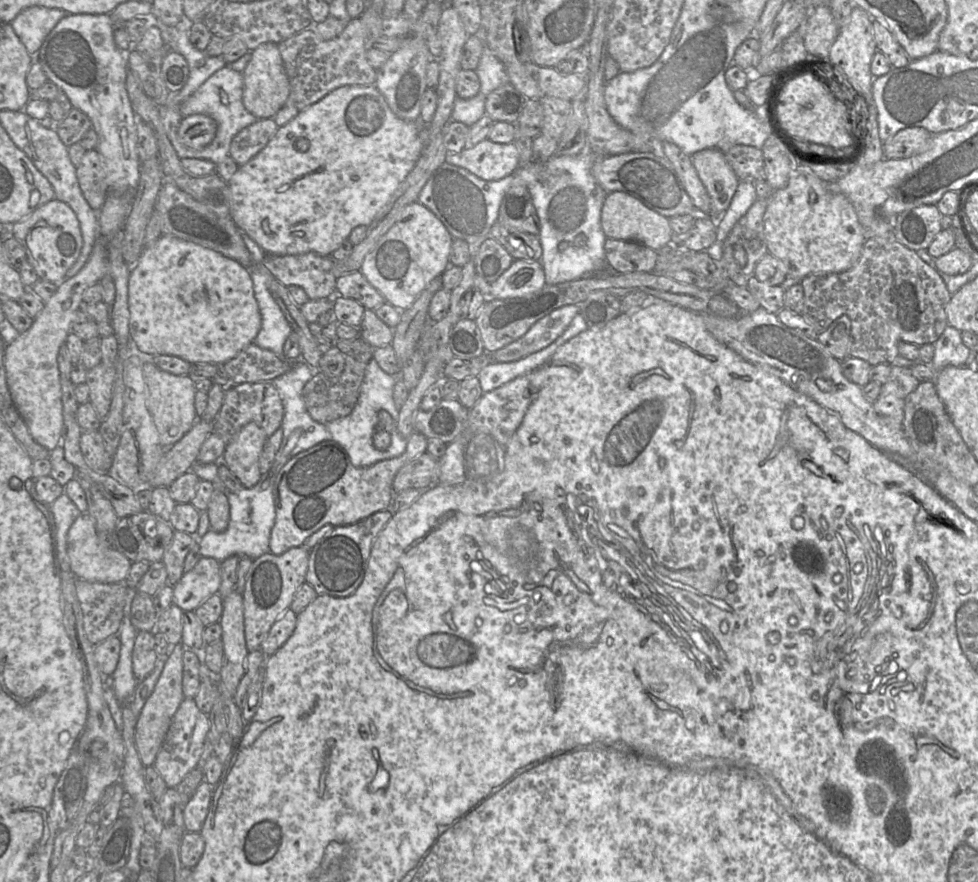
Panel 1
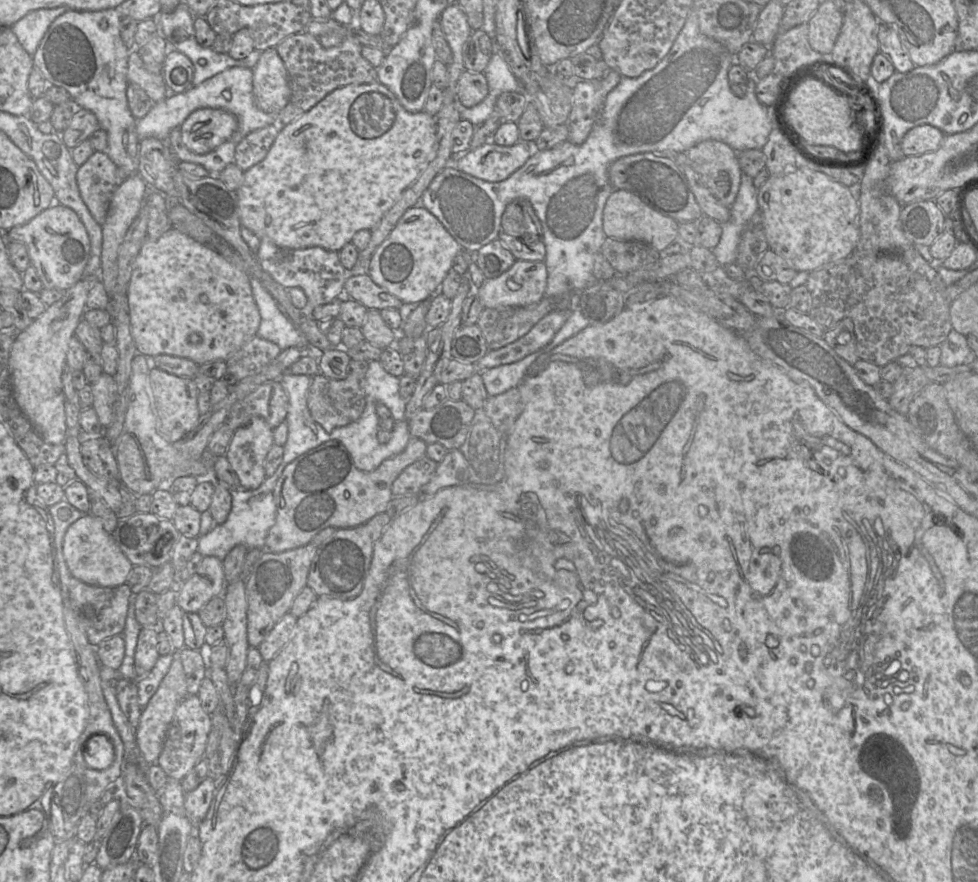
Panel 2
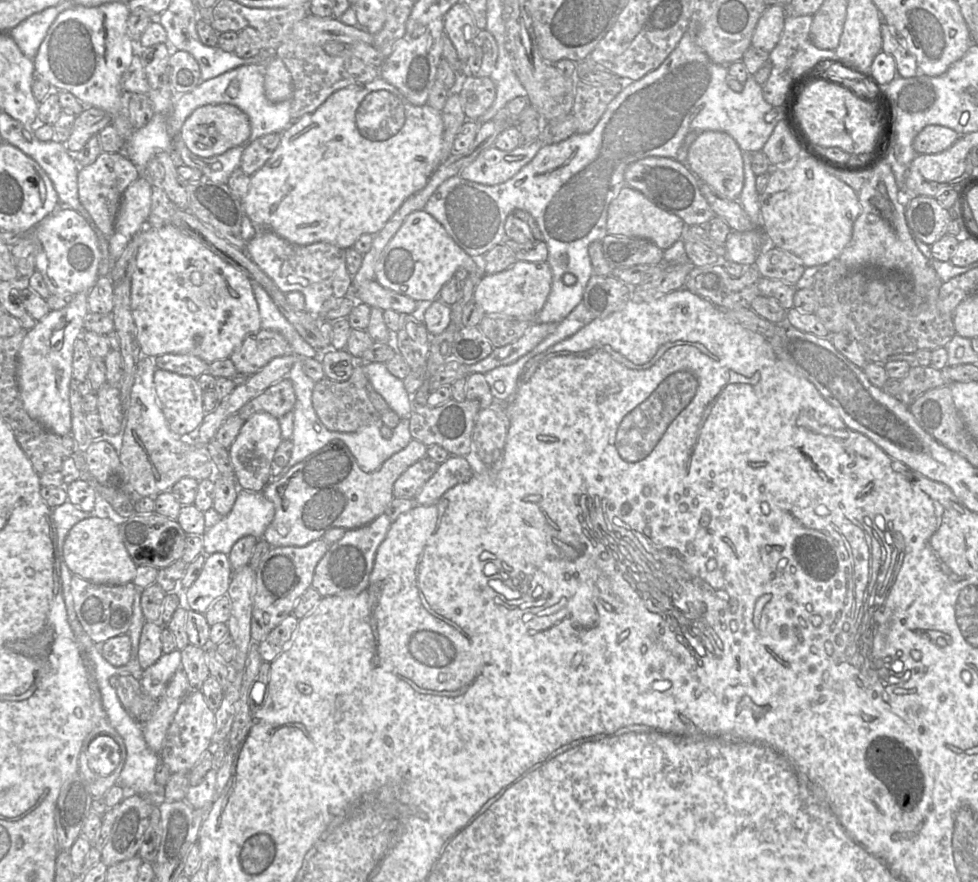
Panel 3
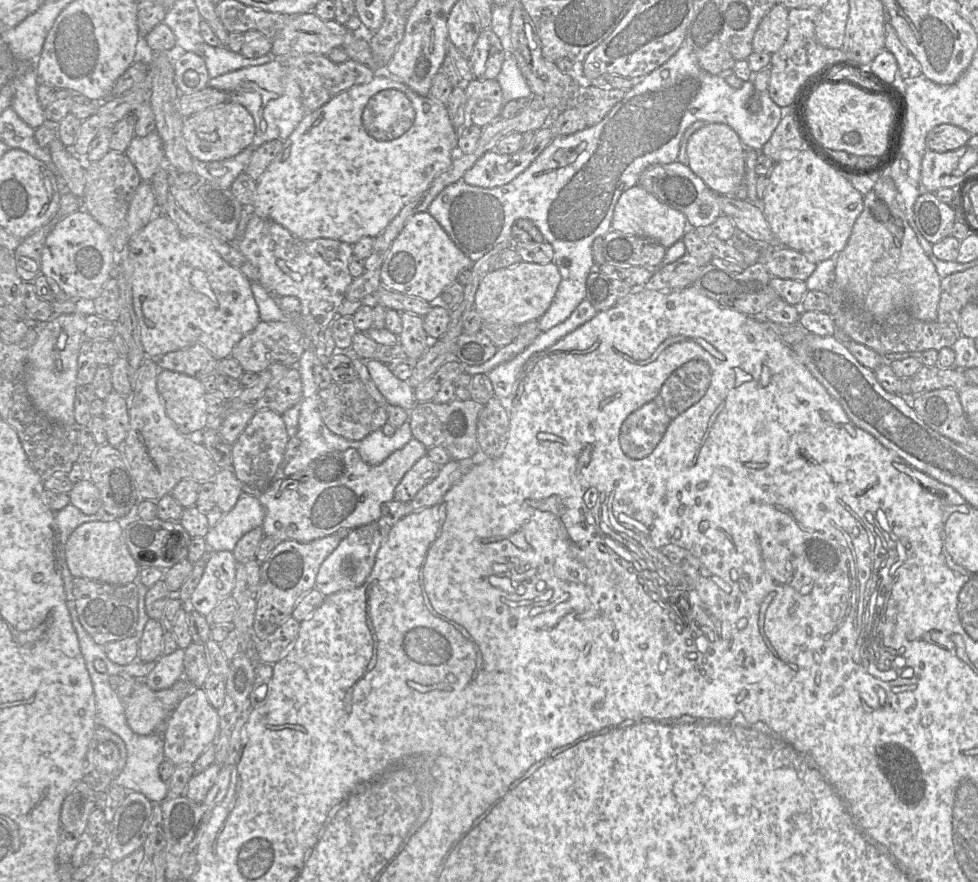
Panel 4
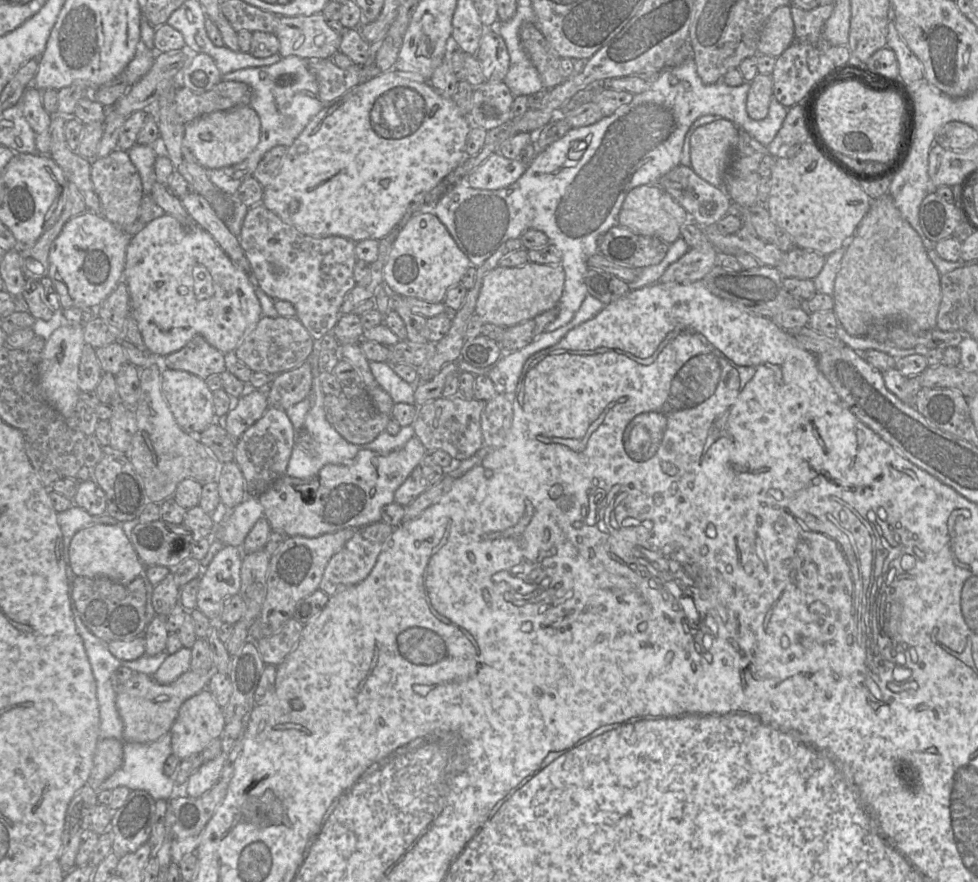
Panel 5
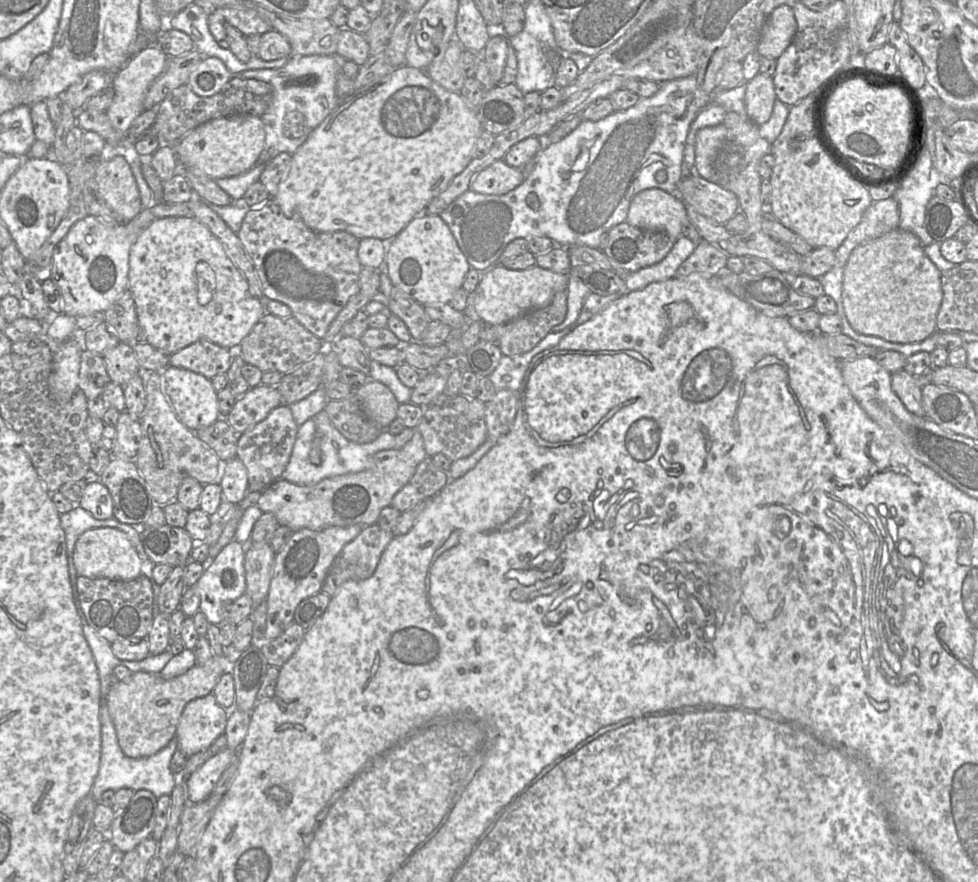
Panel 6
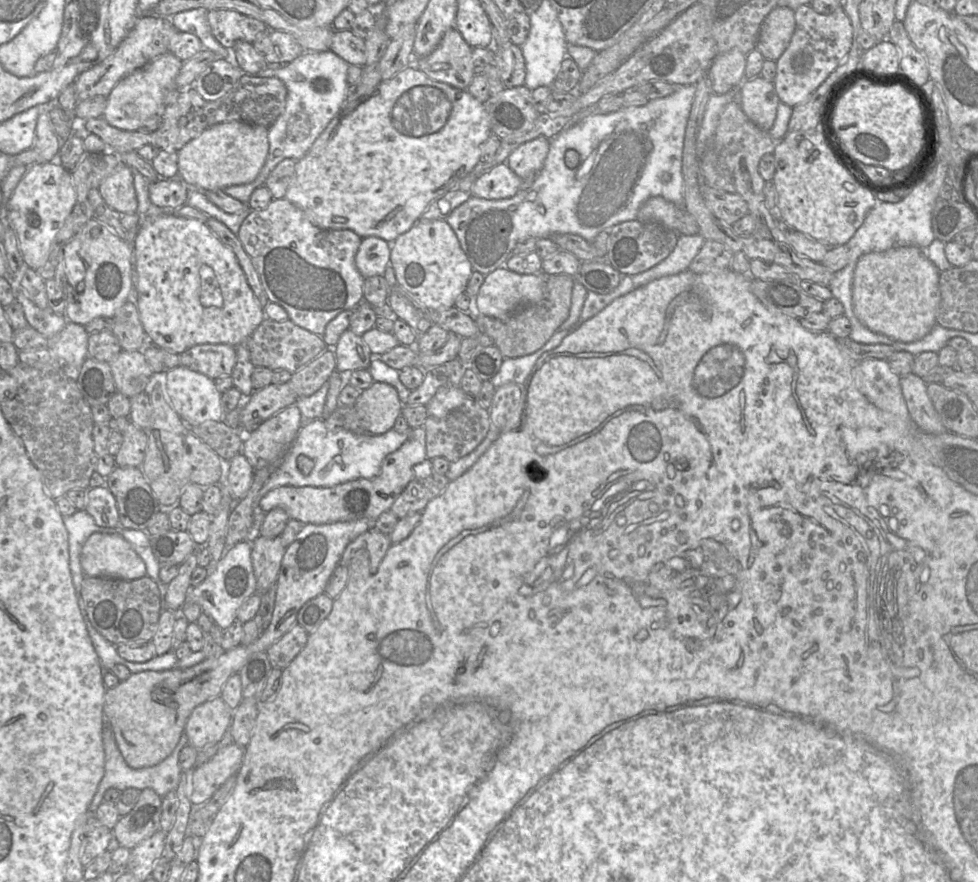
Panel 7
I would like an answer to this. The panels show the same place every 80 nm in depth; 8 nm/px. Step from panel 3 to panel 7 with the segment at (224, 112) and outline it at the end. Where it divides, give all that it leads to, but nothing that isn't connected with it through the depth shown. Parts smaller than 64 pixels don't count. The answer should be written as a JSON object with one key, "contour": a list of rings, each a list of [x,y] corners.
{"contour":[[[242,121],[213,125],[190,140],[178,152],[178,177],[189,187],[202,191],[225,189],[229,186],[251,183],[261,171],[269,152],[268,128]]]}

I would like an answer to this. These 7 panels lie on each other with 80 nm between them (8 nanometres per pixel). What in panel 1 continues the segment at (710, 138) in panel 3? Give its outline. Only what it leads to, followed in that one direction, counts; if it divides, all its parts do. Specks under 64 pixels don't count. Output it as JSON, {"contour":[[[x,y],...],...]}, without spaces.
{"contour":[[[704,149],[691,158],[711,201],[710,217],[718,219],[730,206],[740,181],[721,149]]]}

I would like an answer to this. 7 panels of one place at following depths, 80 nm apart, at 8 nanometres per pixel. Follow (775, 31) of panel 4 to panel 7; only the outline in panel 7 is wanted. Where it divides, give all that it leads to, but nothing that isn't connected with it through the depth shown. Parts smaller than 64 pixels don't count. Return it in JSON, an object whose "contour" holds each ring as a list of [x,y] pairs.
{"contour":[[[786,6],[775,7],[760,27],[756,48],[765,59],[776,62],[788,47],[795,27],[794,10]]]}

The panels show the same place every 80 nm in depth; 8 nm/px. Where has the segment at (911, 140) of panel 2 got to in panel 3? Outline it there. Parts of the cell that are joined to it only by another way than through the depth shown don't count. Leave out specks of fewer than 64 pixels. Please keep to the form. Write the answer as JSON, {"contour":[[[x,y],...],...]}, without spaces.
{"contour":[[[928,125],[922,129],[913,141],[913,148],[918,154],[938,154],[951,147],[960,135],[944,126]]]}

